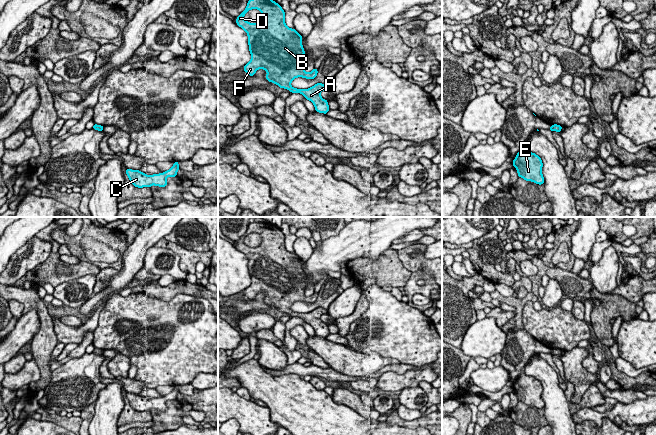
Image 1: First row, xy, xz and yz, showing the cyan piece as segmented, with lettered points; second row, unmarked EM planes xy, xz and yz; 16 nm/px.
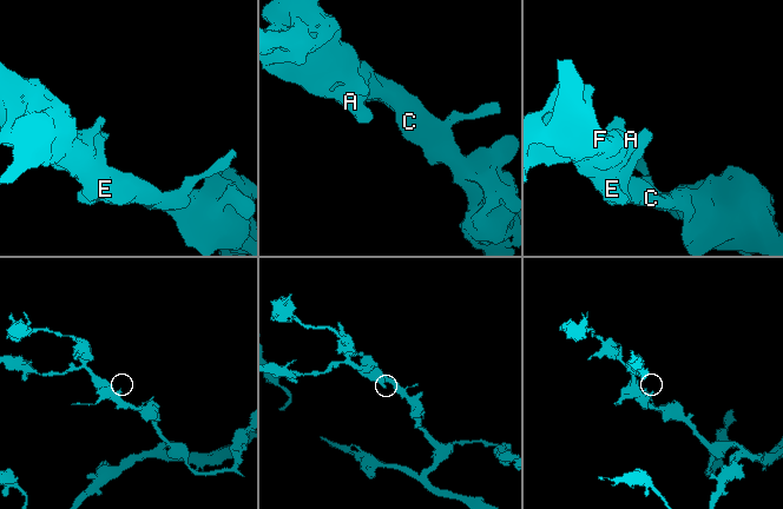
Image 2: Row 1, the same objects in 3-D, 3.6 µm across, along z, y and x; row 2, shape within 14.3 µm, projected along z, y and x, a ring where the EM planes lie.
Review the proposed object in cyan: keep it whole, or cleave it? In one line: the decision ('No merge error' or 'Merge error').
No merge error

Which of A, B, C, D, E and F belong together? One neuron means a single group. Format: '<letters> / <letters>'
A B C D E F

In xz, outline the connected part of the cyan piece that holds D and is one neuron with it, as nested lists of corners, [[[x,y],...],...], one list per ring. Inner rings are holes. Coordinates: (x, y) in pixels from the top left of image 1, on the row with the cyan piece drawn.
[[[249,0],[245,10],[236,20],[236,24],[248,35],[251,54],[251,60],[243,67],[244,71],[253,76],[258,69],[264,69],[267,72],[265,78],[269,82],[291,93],[304,95],[313,103],[317,112],[327,114],[328,101],[320,95],[328,89],[326,85],[317,83],[308,89],[291,86],[291,82],[297,77],[314,79],[318,70],[314,68],[309,73],[305,72],[302,36],[295,28],[286,26],[285,12],[280,4],[273,0]],[[251,9],[258,9],[262,13],[259,22],[250,23],[244,19],[244,15]]]

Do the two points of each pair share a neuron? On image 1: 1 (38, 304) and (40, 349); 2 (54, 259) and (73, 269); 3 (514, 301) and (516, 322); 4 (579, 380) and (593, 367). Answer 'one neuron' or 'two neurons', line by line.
1: one neuron
2: one neuron
3: one neuron
4: two neurons

